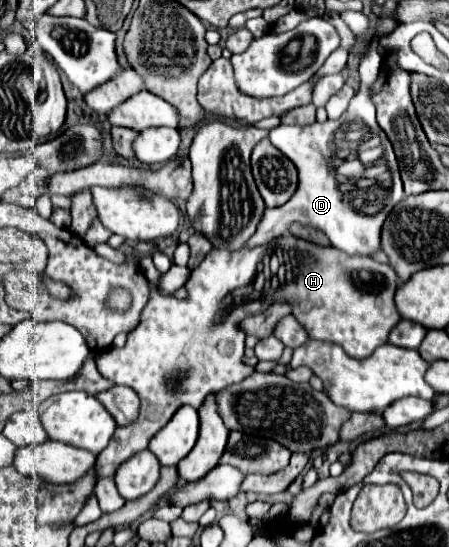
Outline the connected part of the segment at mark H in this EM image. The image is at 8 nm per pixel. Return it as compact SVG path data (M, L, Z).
M285 235L285 237L281 237L281 241L271 241L269 245L261 245L261 247L257 247L257 249L241 249L241 251L231 251L231 253L227 253L225 249L221 249L221 251L213 249L211 253L207 253L207 257L201 261L201 265L193 269L193 273L191 273L189 281L185 283L185 289L187 289L187 297L185 297L185 299L177 299L177 297L163 297L163 295L159 295L159 291L157 291L157 289L151 289L153 297L149 299L147 307L145 307L145 309L143 309L143 313L141 313L143 321L141 321L141 323L139 323L139 325L137 325L137 327L129 333L125 347L123 347L123 349L109 349L109 351L105 349L105 351L101 351L101 353L97 353L97 355L95 355L97 369L99 369L99 373L101 373L105 379L111 379L115 385L127 385L127 387L131 387L131 389L139 395L139 399L141 399L141 413L139 413L137 421L135 421L133 425L119 427L119 429L113 433L111 445L107 445L107 447L105 447L105 451L101 451L101 453L97 455L97 463L95 463L95 479L113 477L113 475L115 475L115 471L117 471L117 467L119 467L123 461L127 461L129 457L133 457L133 455L135 455L135 453L139 453L139 451L145 451L145 449L147 449L147 445L149 445L149 441L151 441L151 437L153 437L153 435L155 435L155 433L157 433L157 431L159 431L159 429L161 429L161 427L163 427L163 425L165 425L165 423L173 417L173 413L175 413L179 407L183 407L183 405L191 405L191 407L199 409L199 407L205 403L207 395L217 393L217 391L221 391L221 389L225 389L225 387L229 387L229 385L233 385L233 383L237 383L237 381L243 381L243 377L245 377L245 375L249 375L249 373L253 373L253 371L255 371L255 367L251 367L251 365L245 365L245 363L243 363L245 333L243 333L243 329L241 329L241 321L243 321L245 317L251 317L251 315L263 313L263 311L269 307L269 301L287 299L287 301L293 305L293 315L301 321L301 325L307 329L307 333L309 333L309 337L311 337L311 339L337 343L337 345L341 345L341 347L345 349L345 353L347 353L349 357L353 357L353 359L365 359L365 357L369 357L369 355L371 355L377 347L381 347L381 345L385 345L385 343L387 343L391 329L393 329L393 327L401 321L401 315L397 313L397 307L395 307L395 301L393 301L397 287L399 287L399 277L397 277L397 273L393 271L393 267L391 267L391 265L377 263L375 259L369 259L369 257L349 257L347 253L341 253L339 249L333 249L333 247L309 245L307 241L301 241L301 239L293 237L293 235Z

